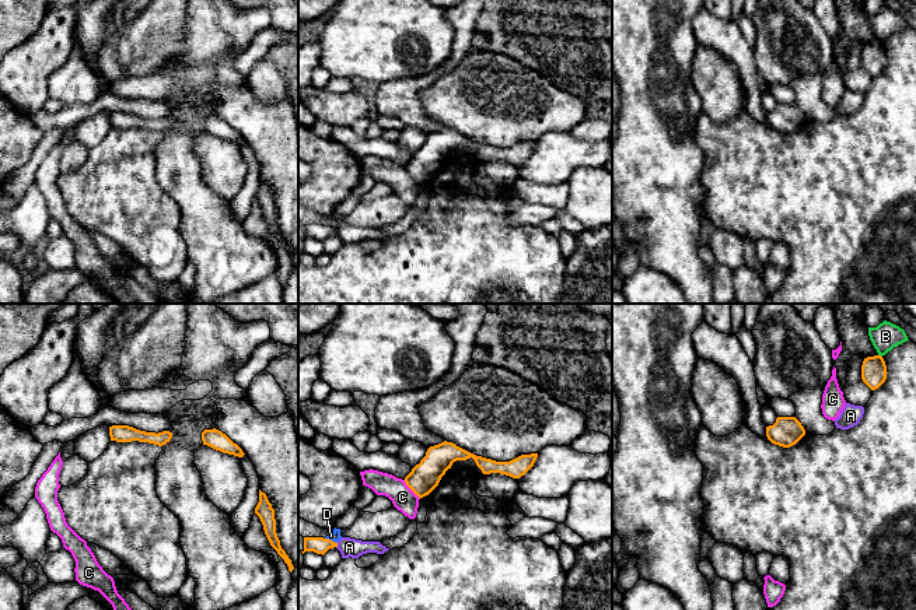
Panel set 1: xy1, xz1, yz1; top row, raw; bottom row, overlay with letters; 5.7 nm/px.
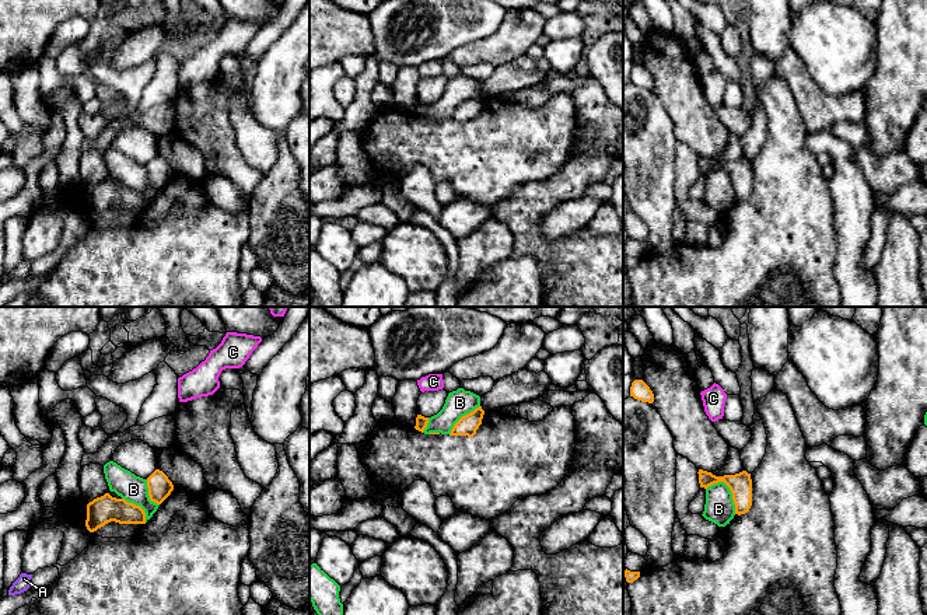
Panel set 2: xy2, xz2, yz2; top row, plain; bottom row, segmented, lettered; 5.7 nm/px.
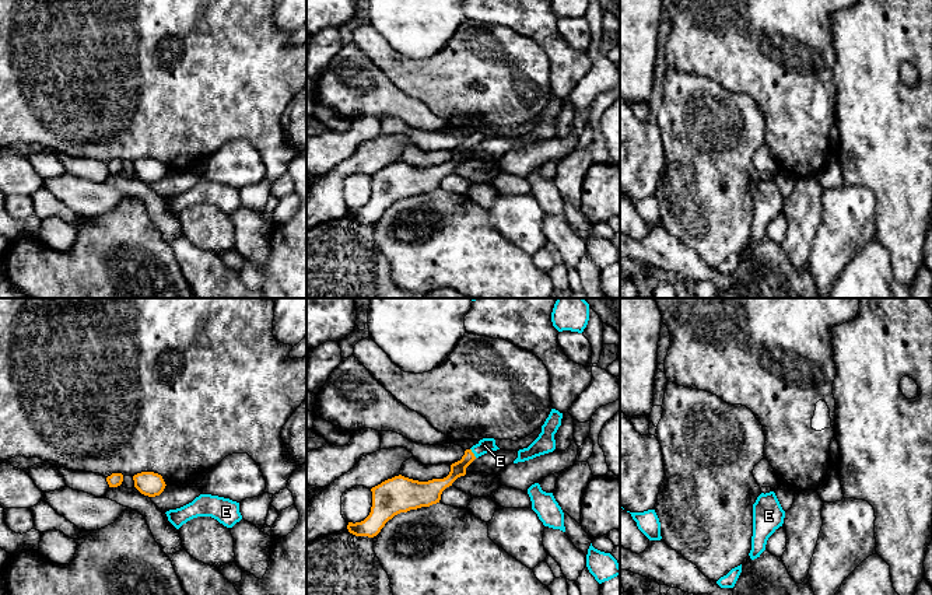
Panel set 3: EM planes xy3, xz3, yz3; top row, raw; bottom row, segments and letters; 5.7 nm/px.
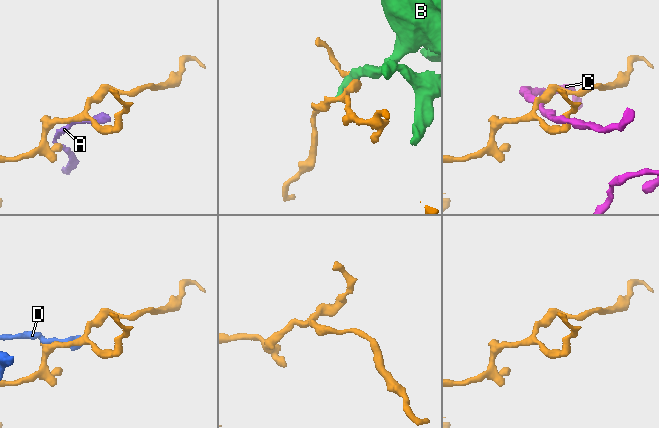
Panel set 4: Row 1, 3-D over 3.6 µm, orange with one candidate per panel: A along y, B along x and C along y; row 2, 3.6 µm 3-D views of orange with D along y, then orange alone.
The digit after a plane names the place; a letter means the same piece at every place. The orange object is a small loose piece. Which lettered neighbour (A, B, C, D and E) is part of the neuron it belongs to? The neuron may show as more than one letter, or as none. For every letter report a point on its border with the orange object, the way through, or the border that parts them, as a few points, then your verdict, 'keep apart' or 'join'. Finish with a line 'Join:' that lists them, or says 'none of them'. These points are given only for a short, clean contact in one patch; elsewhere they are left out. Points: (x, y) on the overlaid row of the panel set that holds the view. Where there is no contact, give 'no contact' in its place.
A: meets orange in xz1 at (336, 546); keep apart
B: meets orange in yz2 at (730, 489); border along yz2 (706, 488), (723, 482), (731, 493), (735, 513); keep apart
C: meets orange in xz1 at (411, 488); border along xz1 (404, 480), (419, 498); keep apart
D: meets orange in xz1 at (331, 540); border along xz1 (325, 537), (336, 543); keep apart
E: meets orange in xz3 at (472, 452); runs through xz3 (458, 469), (472, 452), (484, 445); join
Join: E

